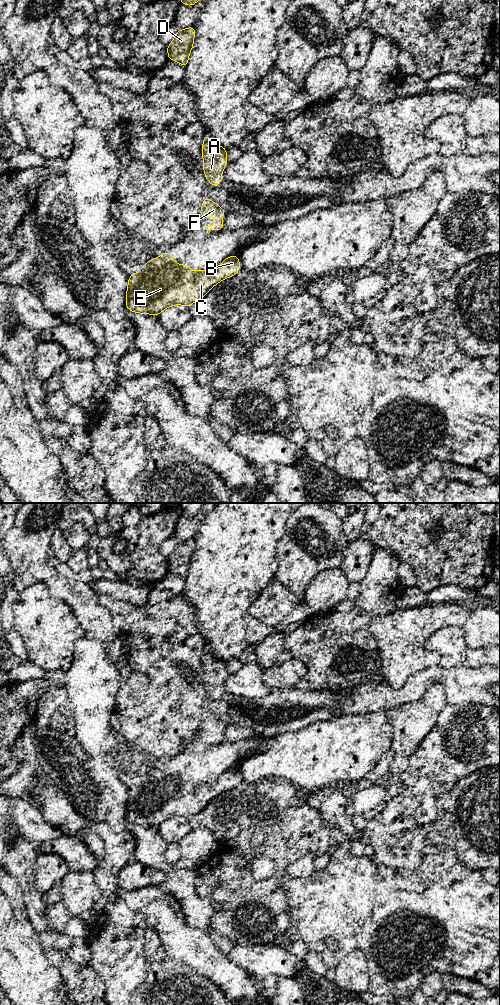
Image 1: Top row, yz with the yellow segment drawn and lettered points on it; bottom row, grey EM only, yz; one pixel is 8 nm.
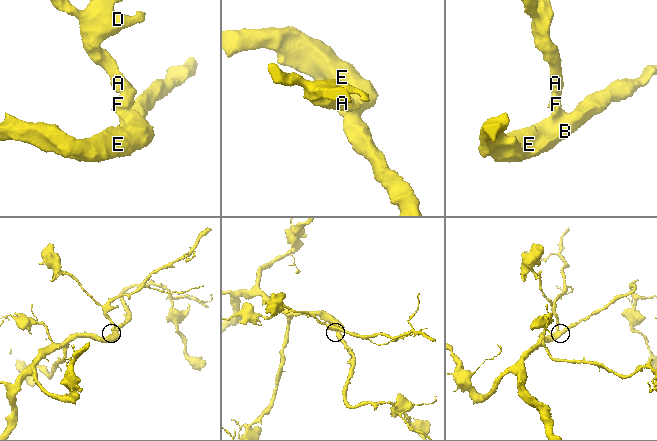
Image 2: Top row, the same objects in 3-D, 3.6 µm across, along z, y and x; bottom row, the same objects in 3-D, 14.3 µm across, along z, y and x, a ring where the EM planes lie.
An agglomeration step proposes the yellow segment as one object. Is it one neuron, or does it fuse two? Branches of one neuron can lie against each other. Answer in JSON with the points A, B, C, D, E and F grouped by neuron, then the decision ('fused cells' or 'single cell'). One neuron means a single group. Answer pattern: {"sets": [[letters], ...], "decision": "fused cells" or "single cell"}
{"sets": [["A", "B", "C", "D", "E", "F"]], "decision": "single cell"}

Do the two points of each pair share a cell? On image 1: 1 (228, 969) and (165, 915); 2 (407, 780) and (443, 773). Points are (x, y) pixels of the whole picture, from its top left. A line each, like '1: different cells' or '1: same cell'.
1: same cell
2: same cell

